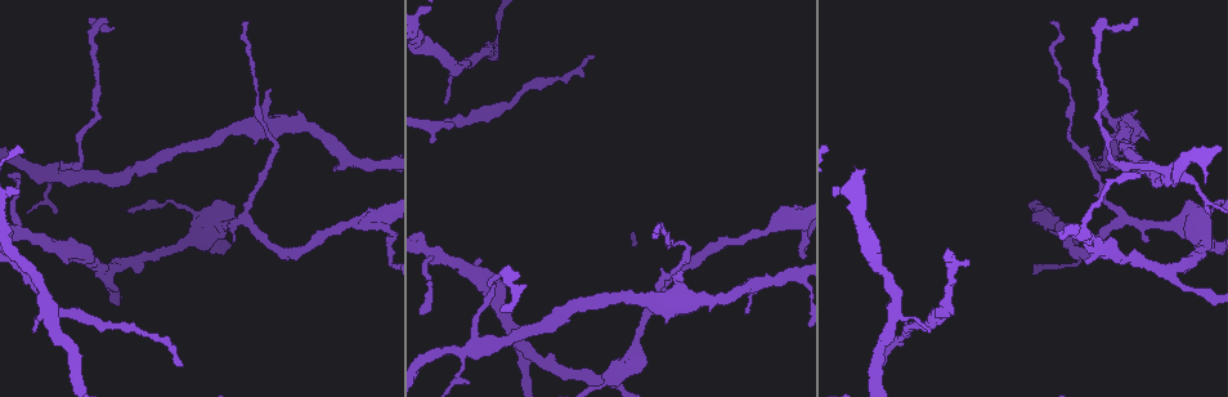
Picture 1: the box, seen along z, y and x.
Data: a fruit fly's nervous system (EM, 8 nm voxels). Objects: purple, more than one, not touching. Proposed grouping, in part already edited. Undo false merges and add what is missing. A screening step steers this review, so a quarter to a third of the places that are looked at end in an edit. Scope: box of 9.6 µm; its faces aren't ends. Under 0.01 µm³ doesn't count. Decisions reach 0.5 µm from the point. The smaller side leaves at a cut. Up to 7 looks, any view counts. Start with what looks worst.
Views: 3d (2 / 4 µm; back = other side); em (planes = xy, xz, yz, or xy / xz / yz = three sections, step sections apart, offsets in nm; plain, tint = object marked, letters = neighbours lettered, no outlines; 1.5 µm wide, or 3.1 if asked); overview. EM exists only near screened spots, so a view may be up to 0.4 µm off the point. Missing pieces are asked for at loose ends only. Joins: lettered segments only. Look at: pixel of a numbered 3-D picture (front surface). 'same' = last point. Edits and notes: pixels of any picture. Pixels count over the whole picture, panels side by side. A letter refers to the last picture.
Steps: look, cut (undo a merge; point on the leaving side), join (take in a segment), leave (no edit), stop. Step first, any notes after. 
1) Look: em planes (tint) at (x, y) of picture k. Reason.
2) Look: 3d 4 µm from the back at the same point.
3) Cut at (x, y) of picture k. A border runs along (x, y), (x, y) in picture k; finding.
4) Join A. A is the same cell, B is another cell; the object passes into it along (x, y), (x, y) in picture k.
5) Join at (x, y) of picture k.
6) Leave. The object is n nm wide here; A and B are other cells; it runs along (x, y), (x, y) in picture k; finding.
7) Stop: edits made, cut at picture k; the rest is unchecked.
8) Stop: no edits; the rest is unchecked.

Look: 3d 4 µm from the back at (590, 54) of picture 1. Branch stops here.

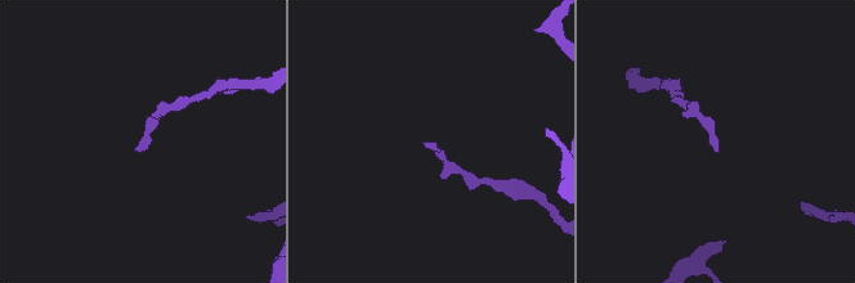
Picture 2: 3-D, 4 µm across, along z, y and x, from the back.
Look: em xy step 8 (tint) at (717, 150) of picture 2.

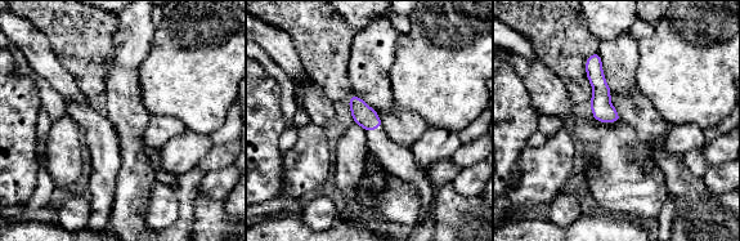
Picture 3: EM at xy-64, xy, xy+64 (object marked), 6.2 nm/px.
Look: em planes (letters) at the same point.

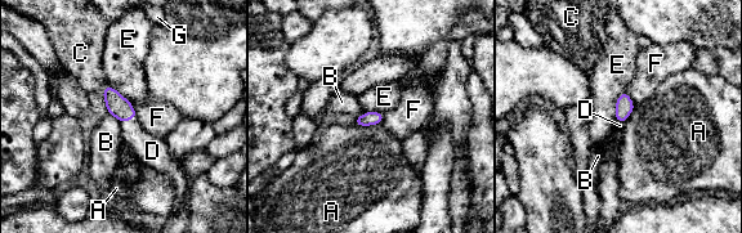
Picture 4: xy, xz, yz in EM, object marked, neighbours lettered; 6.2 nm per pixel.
Join D. D is the same cell, A, B, C, E, F and G are other cells; the object passes into it along (117, 106), (128, 120), (152, 151) in picture 4; the neuron continues.

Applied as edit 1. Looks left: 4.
Look: em planes (letters) at (502, 271) of picture 1. Abrupt turn.

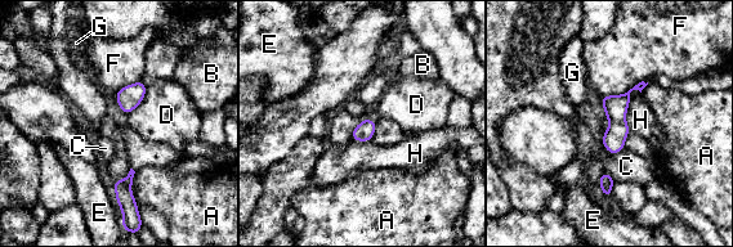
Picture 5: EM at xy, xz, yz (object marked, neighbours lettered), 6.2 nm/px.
Leave. The longest contact is with F, 280 nm; A, B, C, D, E, F, G and H are other cells; a border runs along (631, 99), (626, 112), (629, 131) in picture 5; all the same neuron.

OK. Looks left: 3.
Look: 3d 4 µm at (49, 192) of picture 1. Thick turns thin.

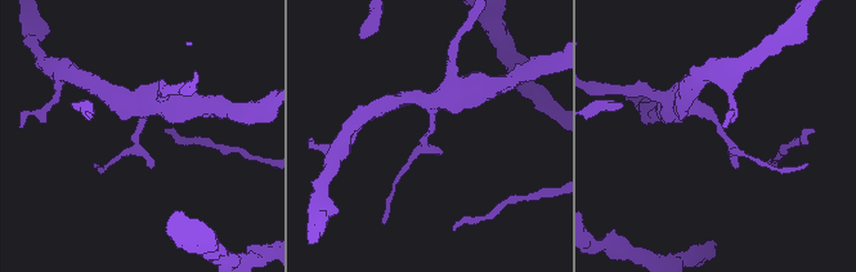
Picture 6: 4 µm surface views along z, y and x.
Look: em xz step 4 (tint) at (139, 132) of picture 6. Now the EM.

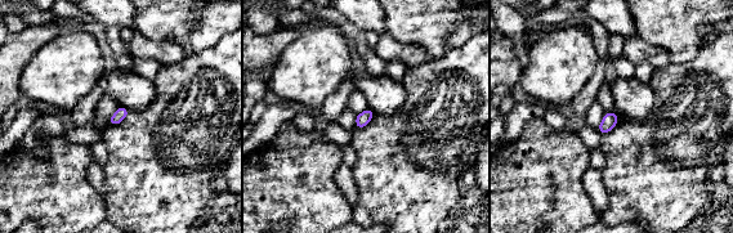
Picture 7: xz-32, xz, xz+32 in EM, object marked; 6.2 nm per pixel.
Look: em xz step 4 (letters) at the same point. What lies round it.

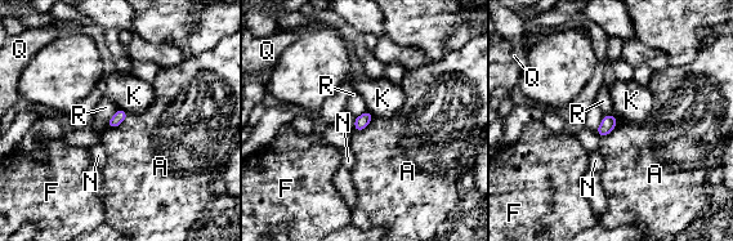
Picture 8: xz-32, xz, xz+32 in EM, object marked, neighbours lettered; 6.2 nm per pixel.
Leave. A, F, K, N, Q and R are other cells; a border runs along (129, 115), (119, 125), (107, 128) in picture 8; continuous, no second neuron.

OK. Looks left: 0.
Stop: edits made, join at picture 4; the rest is unchecked.

